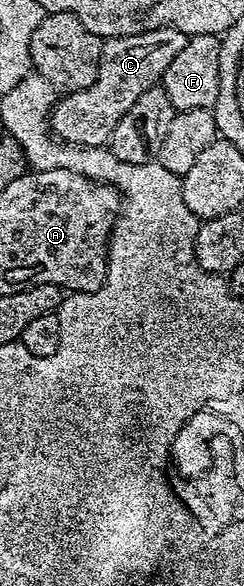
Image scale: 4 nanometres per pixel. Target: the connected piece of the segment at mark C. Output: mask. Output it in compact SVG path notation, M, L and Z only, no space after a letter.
M161 27L139 35L115 35L102 45L100 73L86 91L63 94L55 102L48 120L55 136L83 147L109 144L120 117L132 109L137 99L148 89L159 86L176 53L184 49L187 35L175 27Z

